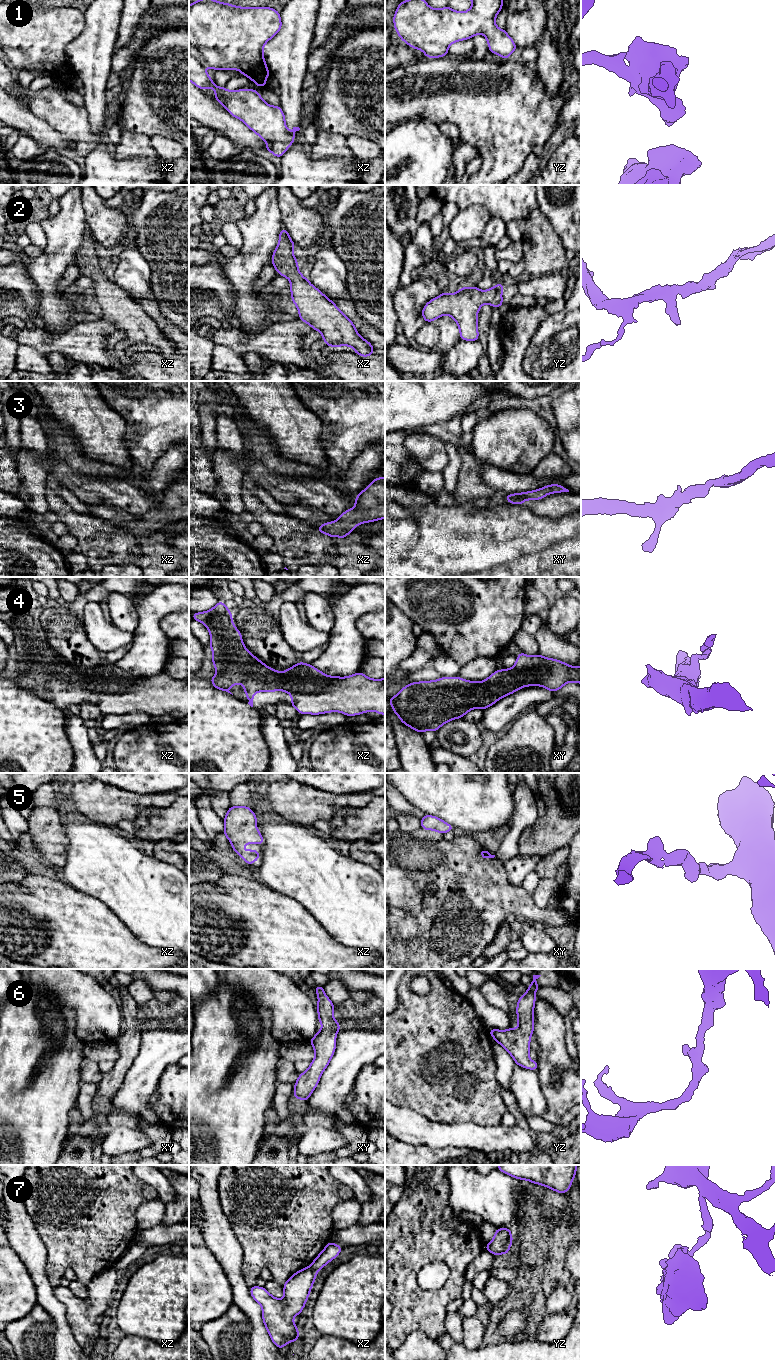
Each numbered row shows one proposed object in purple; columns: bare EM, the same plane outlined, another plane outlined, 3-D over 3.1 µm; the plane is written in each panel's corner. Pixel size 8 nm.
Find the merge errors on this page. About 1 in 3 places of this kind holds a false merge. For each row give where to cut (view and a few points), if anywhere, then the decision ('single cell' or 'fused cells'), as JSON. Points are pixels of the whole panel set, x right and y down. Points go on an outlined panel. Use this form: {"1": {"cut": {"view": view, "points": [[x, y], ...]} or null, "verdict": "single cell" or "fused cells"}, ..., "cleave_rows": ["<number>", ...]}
{"1": {"cut": null, "verdict": "single cell"}, "2": {"cut": null, "verdict": "single cell"}, "3": {"cut": null, "verdict": "single cell"}, "4": {"cut": null, "verdict": "single cell"}, "5": {"cut": null, "verdict": "single cell"}, "6": {"cut": null, "verdict": "single cell"}, "7": {"cut": {"view": "xz", "points": [[310, 1266], [316, 1271]]}, "verdict": "fused cells"}, "cleave_rows": ["7"]}

